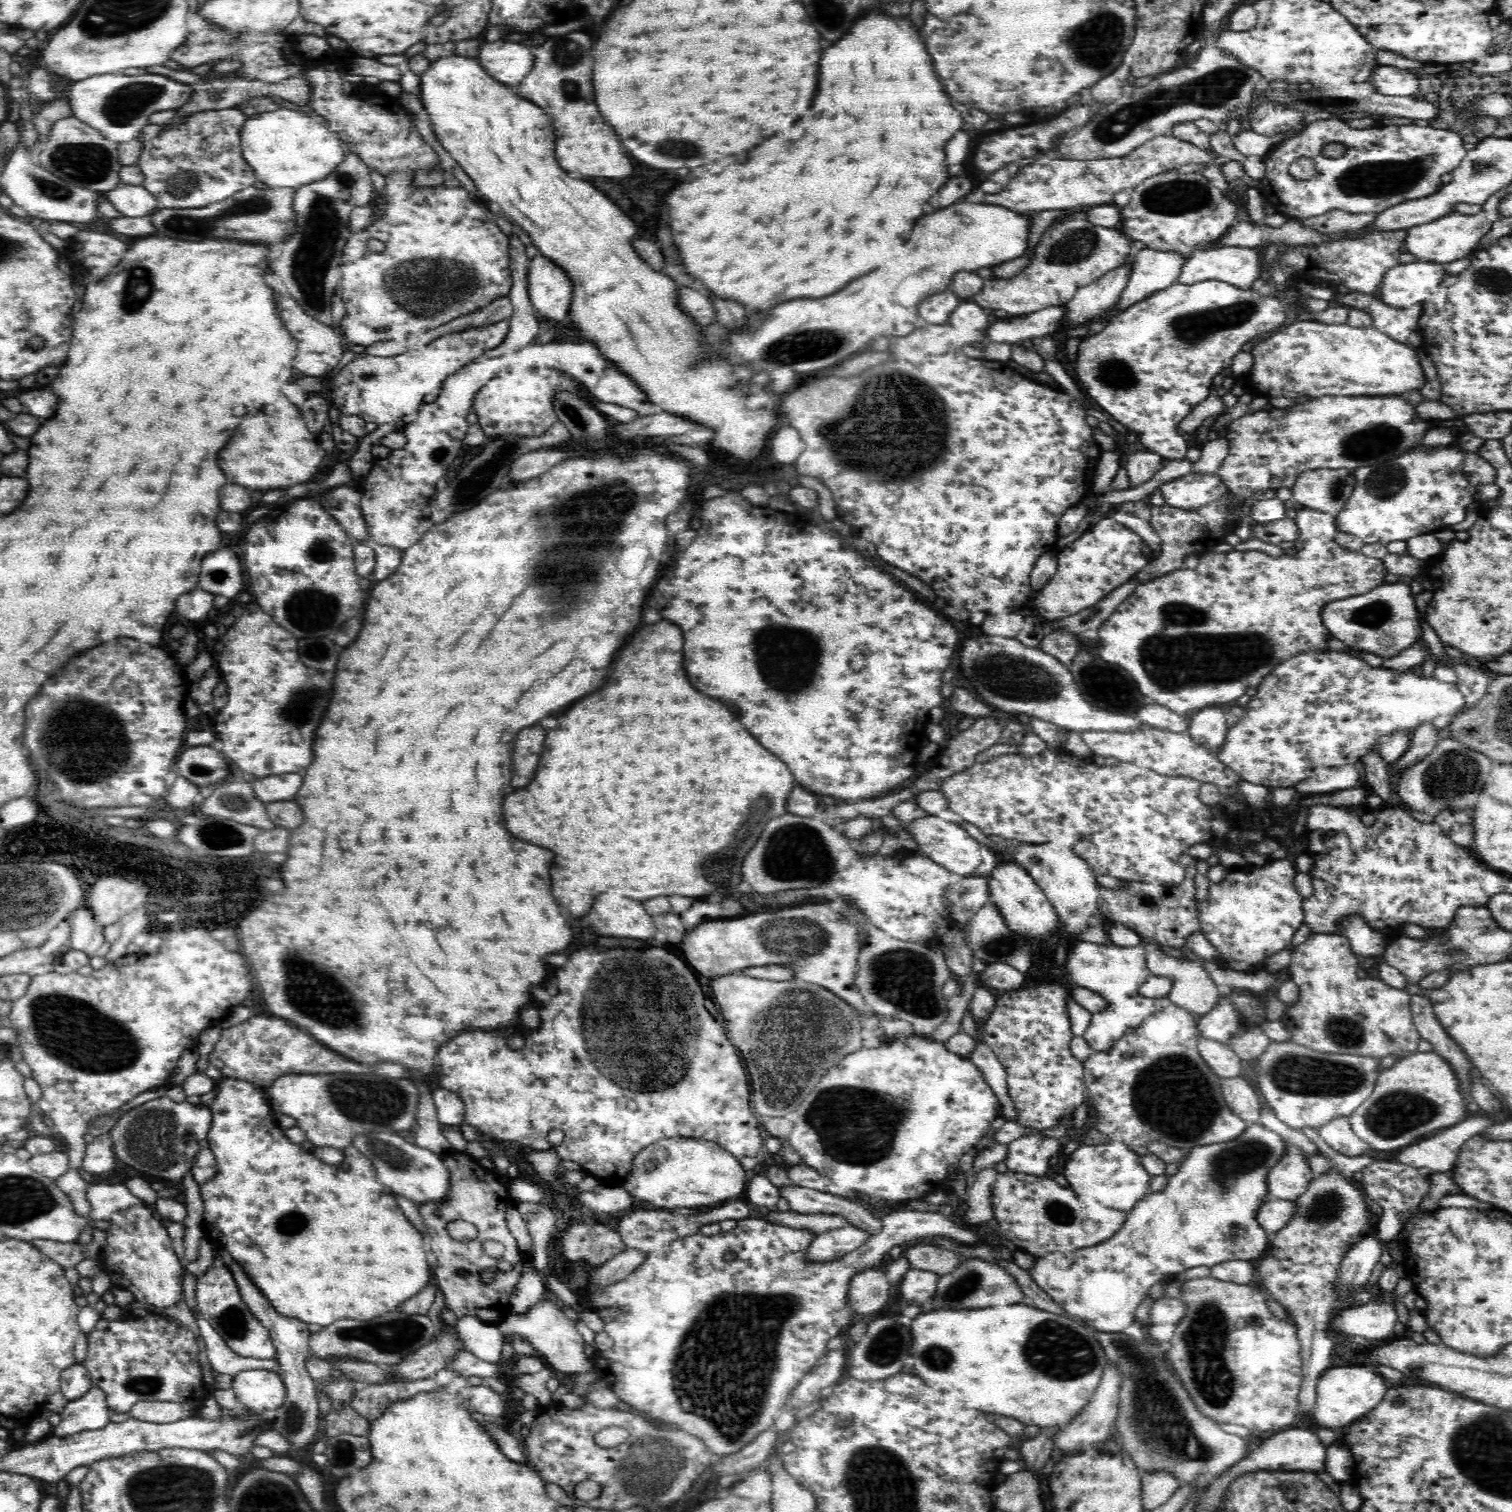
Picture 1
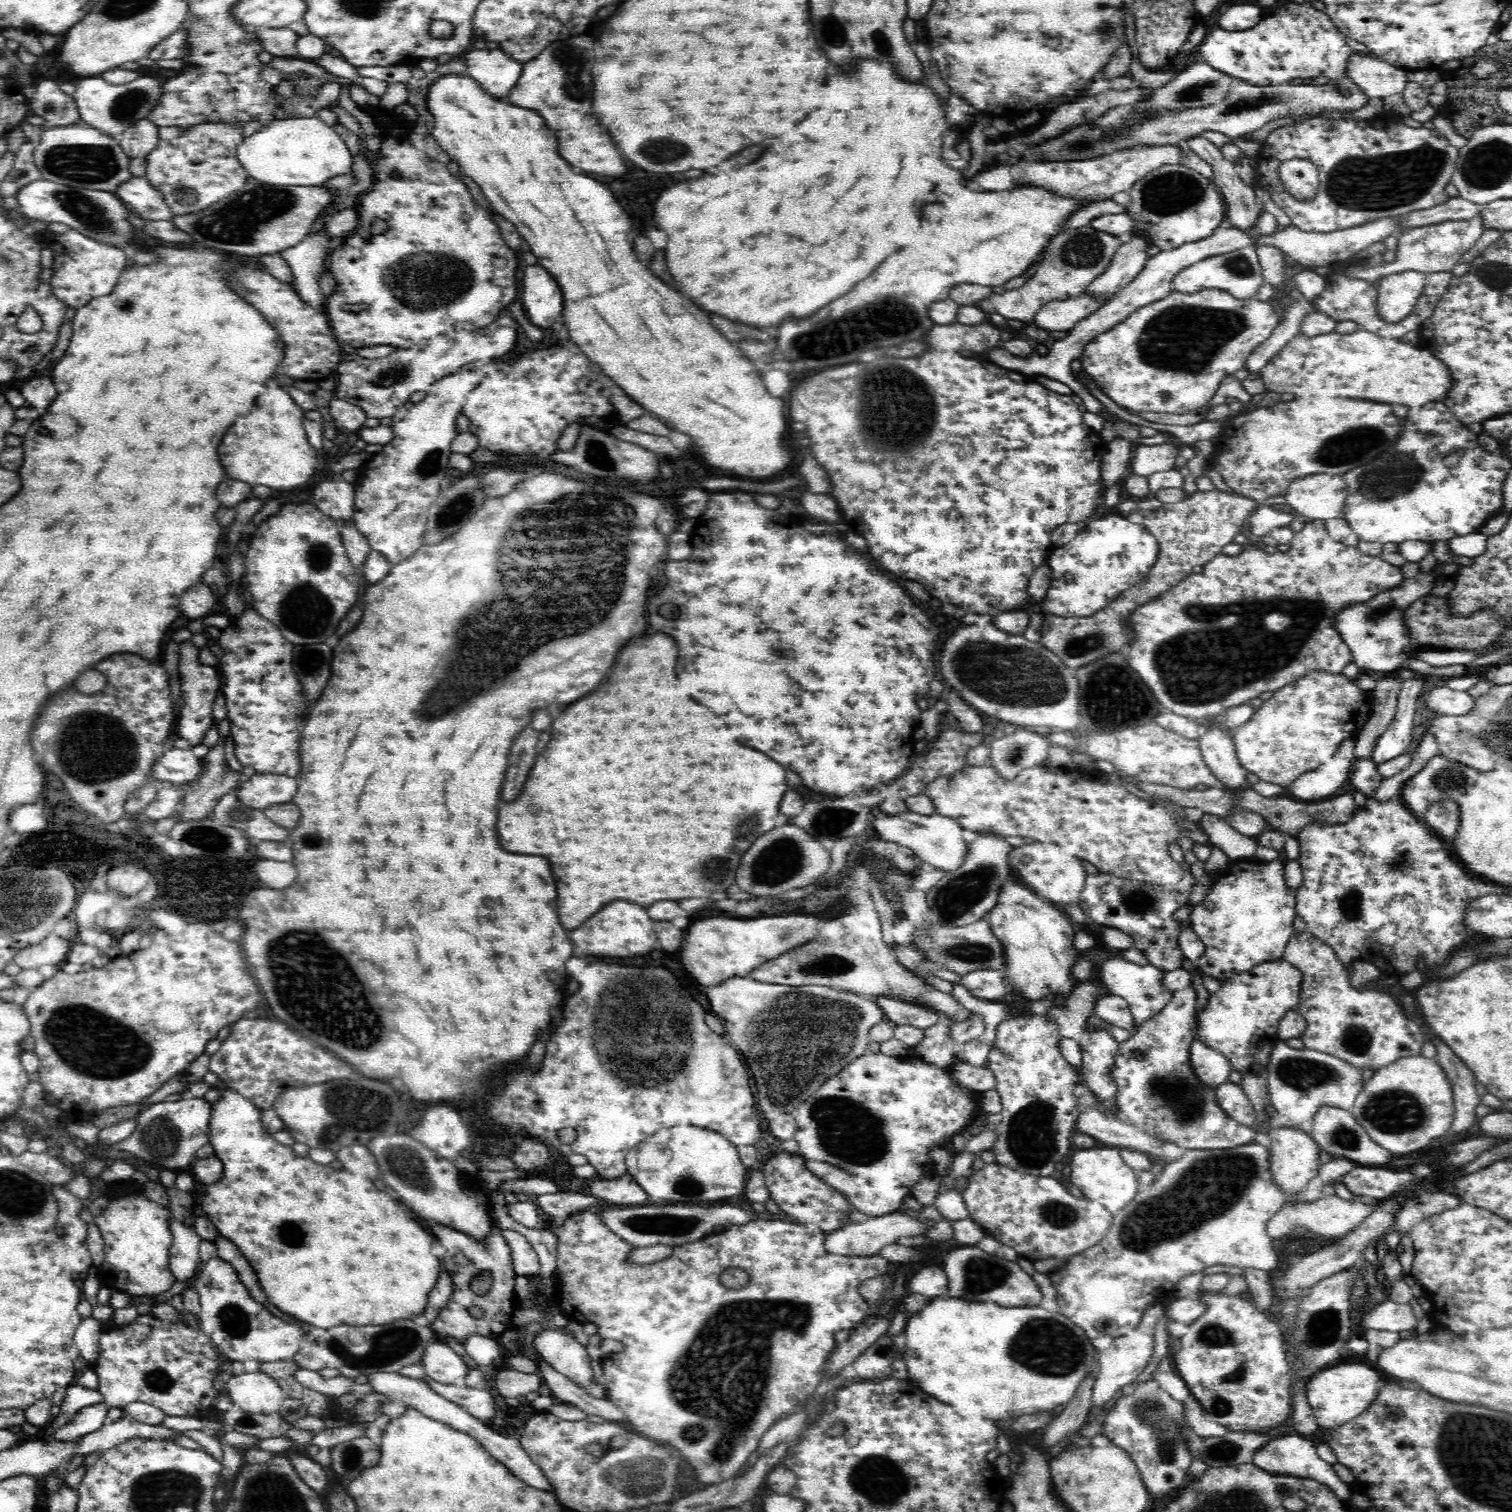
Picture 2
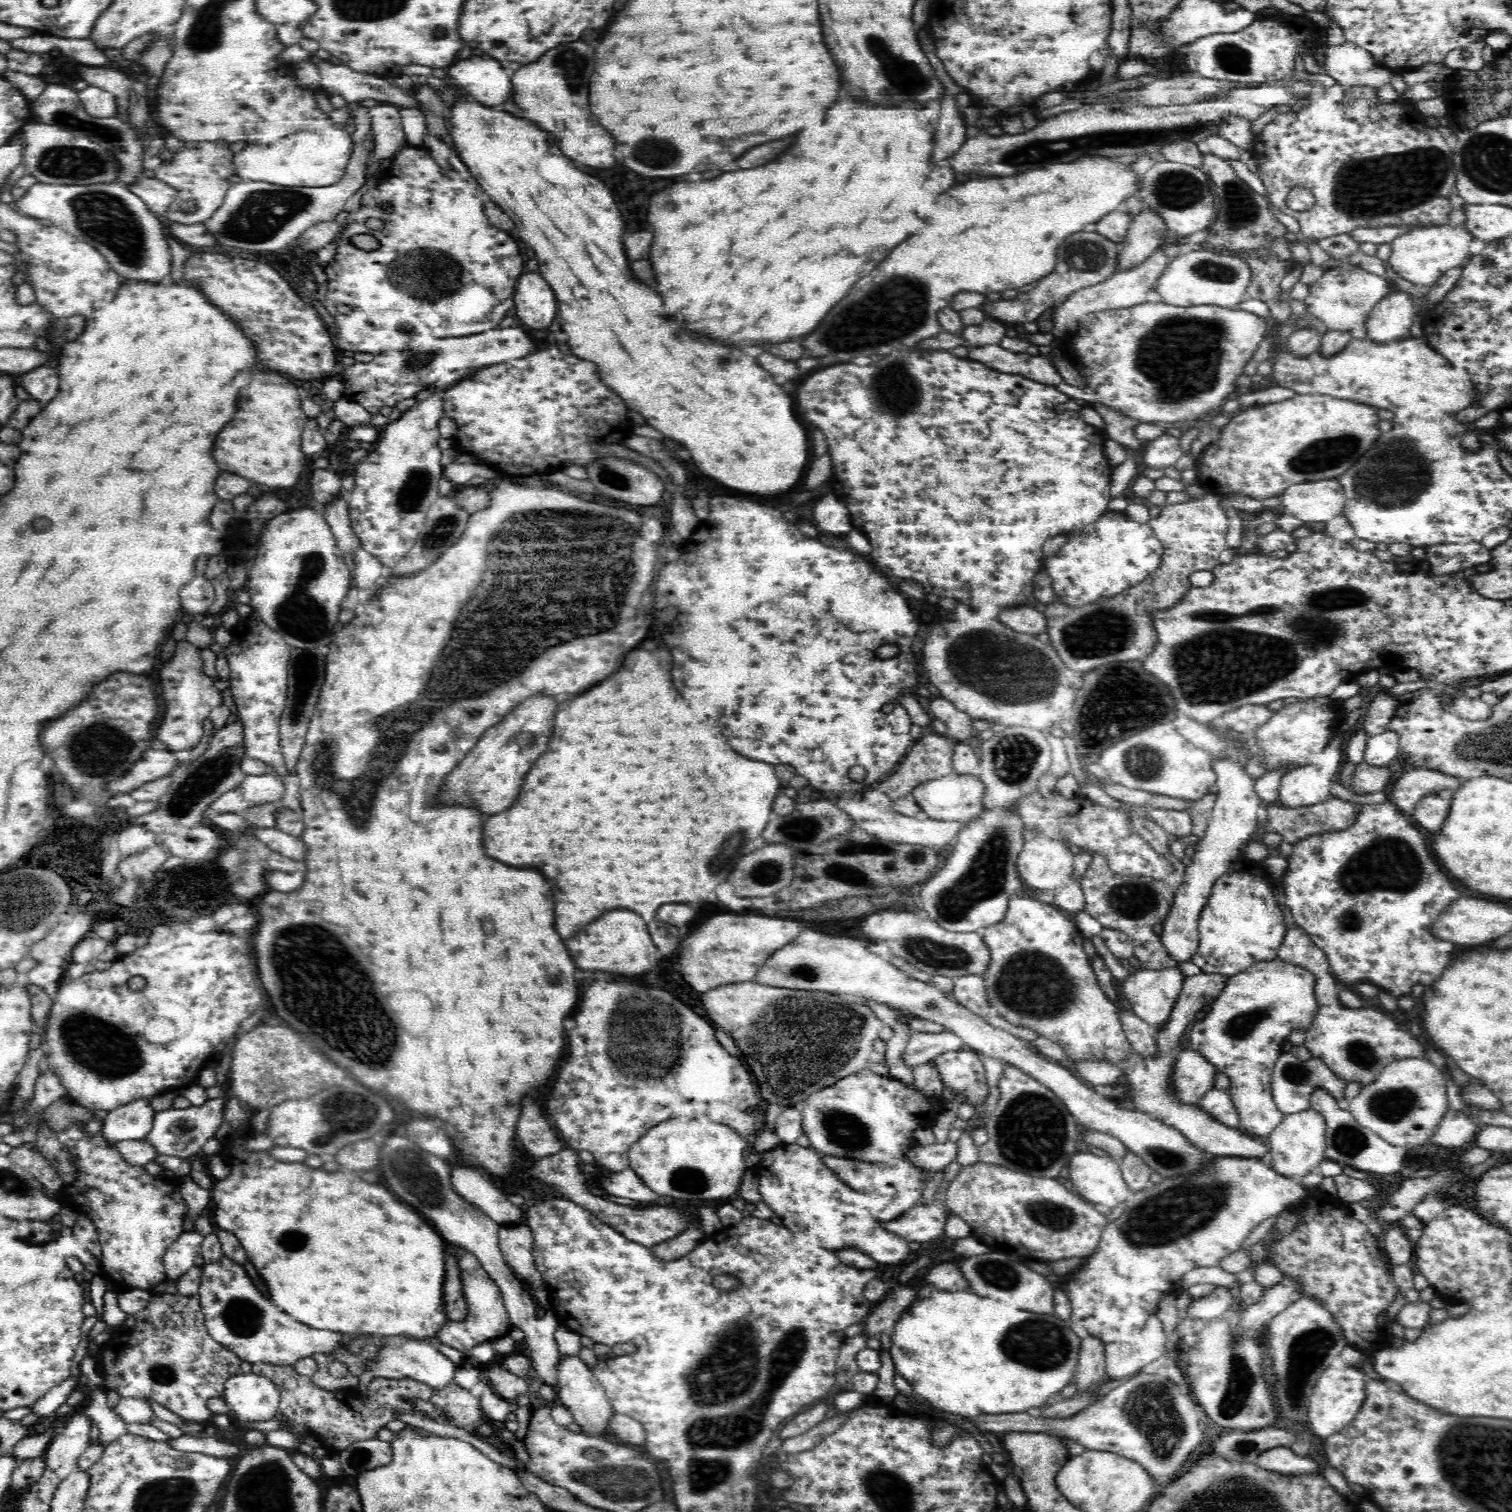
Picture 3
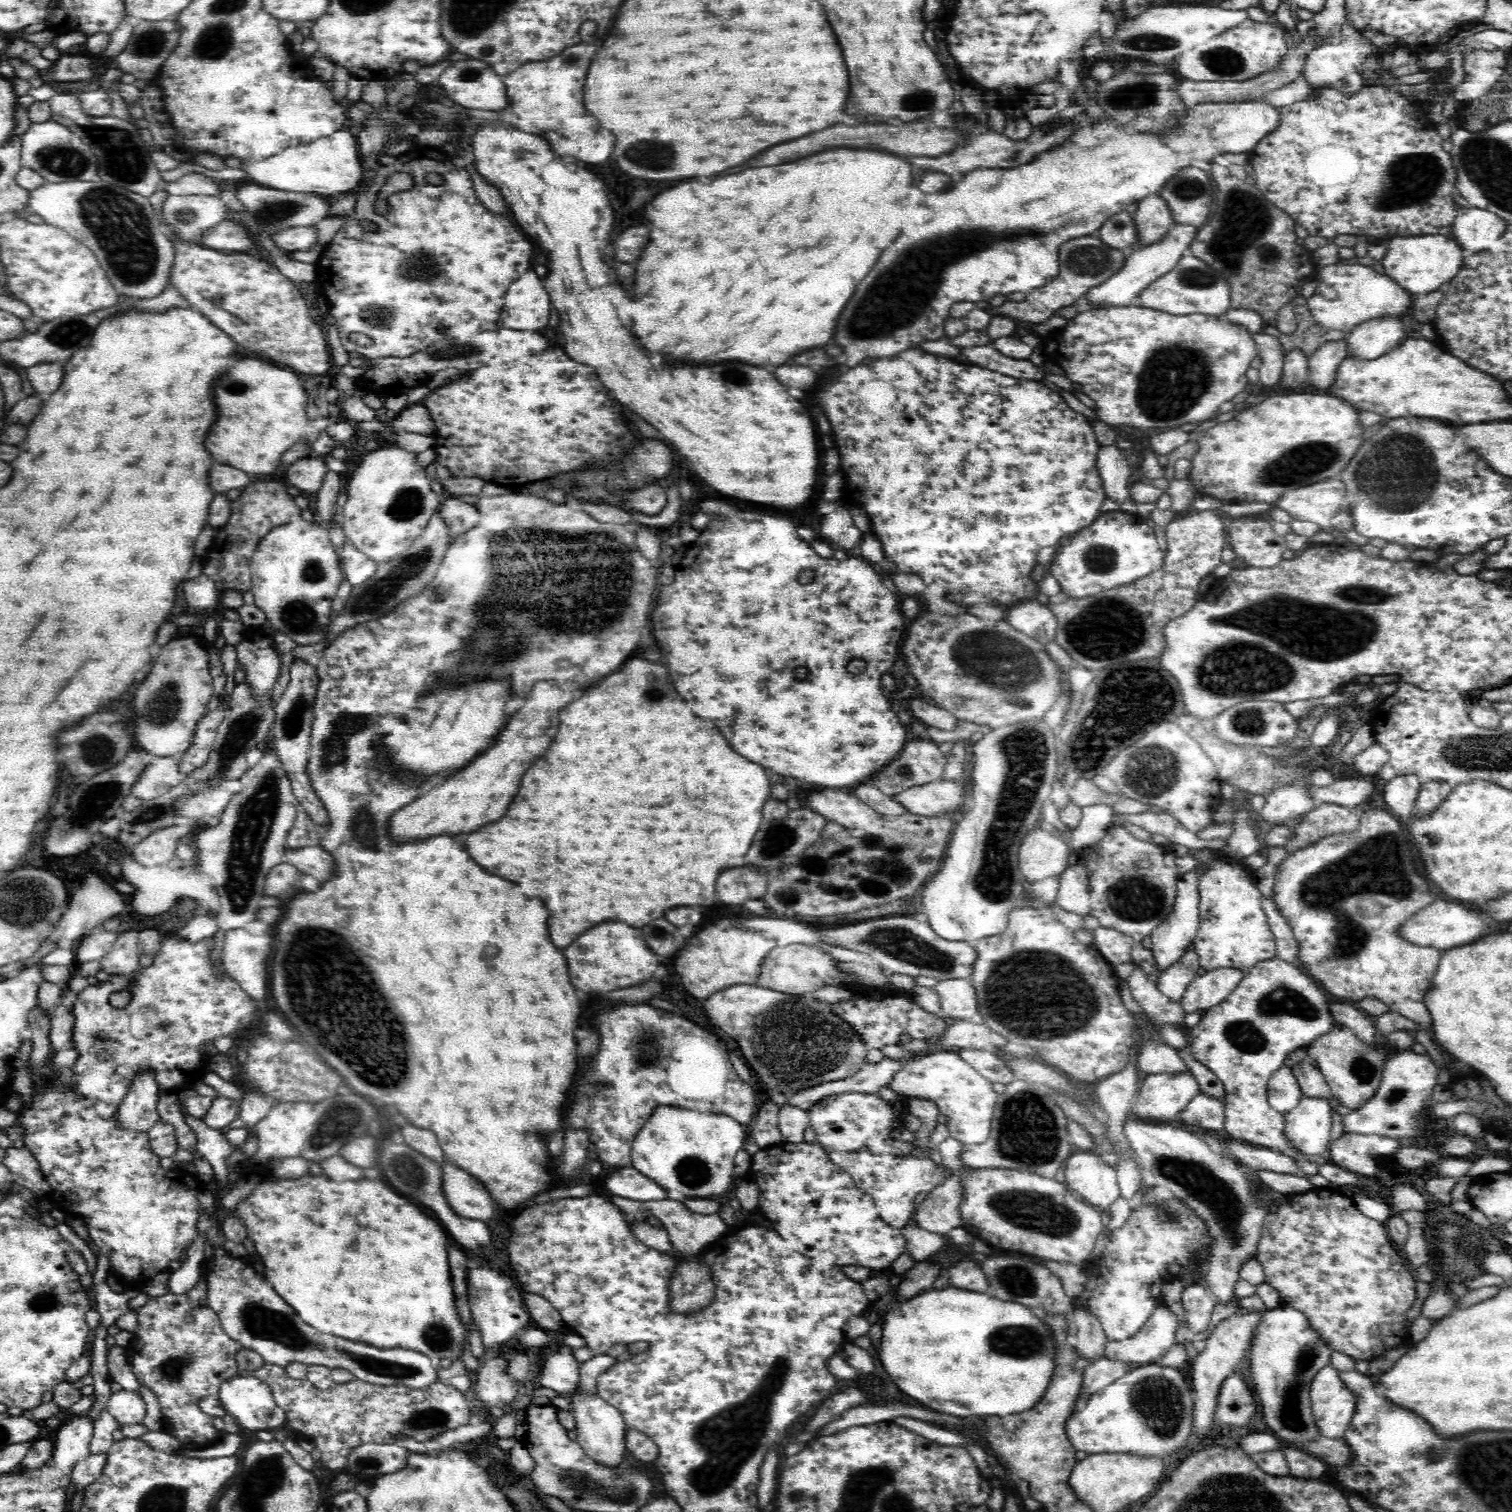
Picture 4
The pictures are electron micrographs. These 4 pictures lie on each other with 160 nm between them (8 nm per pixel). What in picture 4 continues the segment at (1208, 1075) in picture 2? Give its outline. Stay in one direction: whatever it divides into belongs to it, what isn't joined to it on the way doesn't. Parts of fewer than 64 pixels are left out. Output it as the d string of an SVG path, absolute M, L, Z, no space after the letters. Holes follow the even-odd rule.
M1190 1071L1179 1073L1158 1073L1147 1074L1140 1082L1134 1104L1130 1106L1129 1115L1134 1115L1136 1119L1144 1119L1150 1122L1166 1122L1175 1124L1182 1110L1188 1106L1190 1100L1200 1094L1196 1077Z

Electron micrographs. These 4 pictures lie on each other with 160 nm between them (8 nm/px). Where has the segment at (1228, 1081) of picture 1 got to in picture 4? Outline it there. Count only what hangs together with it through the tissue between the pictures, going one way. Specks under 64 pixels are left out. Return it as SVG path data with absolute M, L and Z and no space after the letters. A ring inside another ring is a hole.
M1206 1093L1196 1094L1182 1110L1177 1121L1203 1130L1224 1129L1224 1103Z

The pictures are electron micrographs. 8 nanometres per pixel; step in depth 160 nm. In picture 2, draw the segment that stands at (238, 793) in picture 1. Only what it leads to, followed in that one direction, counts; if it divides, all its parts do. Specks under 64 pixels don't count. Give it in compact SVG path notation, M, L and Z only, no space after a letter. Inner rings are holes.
M236 785L224 793L213 806L211 815L222 819L228 826L240 829L248 837L290 842L290 829L272 822L263 810L244 805L238 798L239 788L240 785Z

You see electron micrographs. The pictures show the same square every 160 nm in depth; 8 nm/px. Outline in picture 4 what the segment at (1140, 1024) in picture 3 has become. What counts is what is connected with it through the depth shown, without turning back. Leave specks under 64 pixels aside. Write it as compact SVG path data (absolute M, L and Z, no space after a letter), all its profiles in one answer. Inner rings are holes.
M1144 1040L1137 1055L1138 1068L1147 1074L1179 1073L1187 1070L1184 1059L1177 1050L1154 1040Z

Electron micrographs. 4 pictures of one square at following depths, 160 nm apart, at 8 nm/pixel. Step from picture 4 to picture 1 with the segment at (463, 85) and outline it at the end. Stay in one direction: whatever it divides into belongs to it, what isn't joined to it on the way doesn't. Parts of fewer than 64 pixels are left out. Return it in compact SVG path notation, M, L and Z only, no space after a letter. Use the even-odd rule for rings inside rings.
M520 41L483 42L477 58L494 79L504 84L522 82L534 66L533 48Z

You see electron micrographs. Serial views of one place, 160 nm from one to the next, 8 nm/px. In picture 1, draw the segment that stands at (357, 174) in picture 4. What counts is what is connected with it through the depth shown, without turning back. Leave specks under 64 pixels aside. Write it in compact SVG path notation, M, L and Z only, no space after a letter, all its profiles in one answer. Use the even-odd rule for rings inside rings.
M278 109L272 112L263 112L247 117L241 132L242 156L254 169L258 181L266 183L268 187L298 188L303 184L320 180L330 176L334 169L345 160L346 147L337 137L330 132L329 127L323 126L314 119L314 116L304 115L292 109Z

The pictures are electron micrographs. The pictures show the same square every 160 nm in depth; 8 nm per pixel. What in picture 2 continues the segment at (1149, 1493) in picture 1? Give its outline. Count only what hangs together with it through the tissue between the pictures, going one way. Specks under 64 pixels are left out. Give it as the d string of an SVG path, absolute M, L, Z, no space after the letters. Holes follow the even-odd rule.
M1155 1380L1139 1383L1131 1395L1119 1394L1108 1406L1108 1412L1103 1420L1103 1430L1100 1434L1106 1435L1112 1444L1124 1449L1130 1458L1134 1459L1141 1480L1151 1494L1151 1498L1164 1496L1172 1490L1184 1484L1188 1468L1192 1464L1192 1457L1185 1445L1183 1428L1185 1422L1185 1410L1183 1402L1178 1402L1168 1392L1164 1391Z

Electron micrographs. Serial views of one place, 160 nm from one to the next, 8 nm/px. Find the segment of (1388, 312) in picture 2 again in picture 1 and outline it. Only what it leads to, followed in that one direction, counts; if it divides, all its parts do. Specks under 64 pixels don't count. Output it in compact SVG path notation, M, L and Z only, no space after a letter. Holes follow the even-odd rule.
M1434 261L1400 263L1386 271L1380 285L1382 302L1396 308L1421 305L1446 277L1444 265Z

